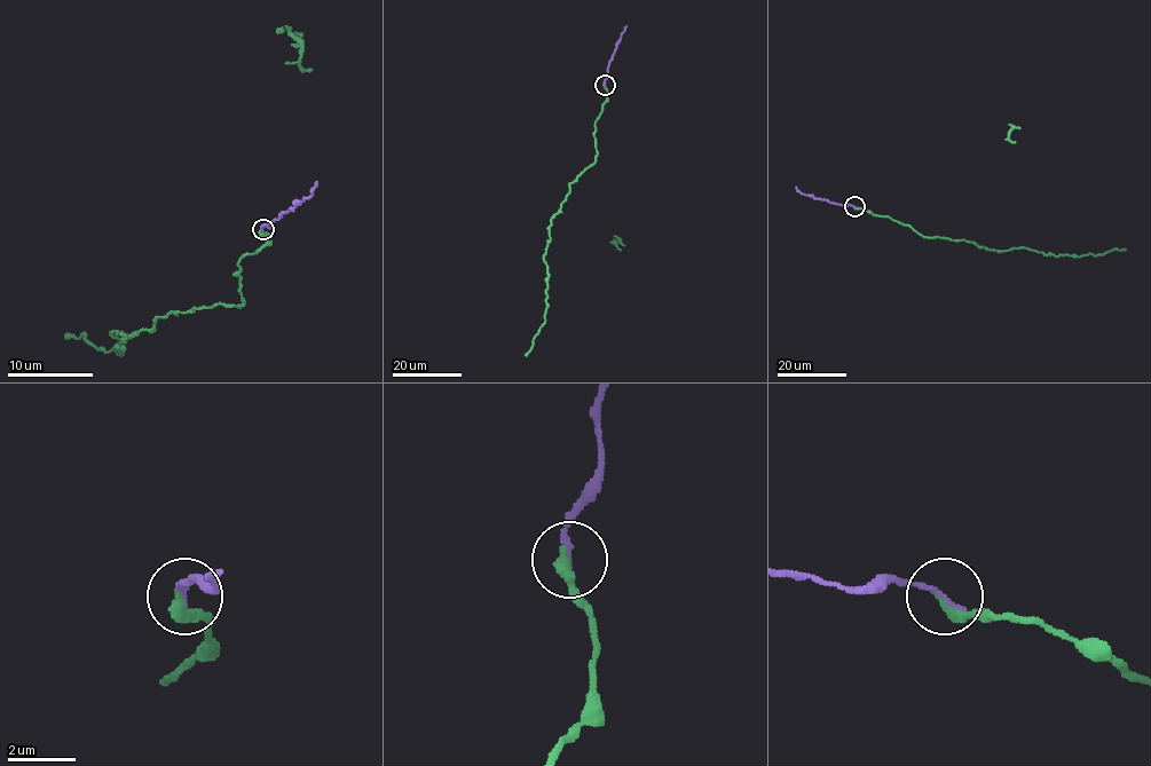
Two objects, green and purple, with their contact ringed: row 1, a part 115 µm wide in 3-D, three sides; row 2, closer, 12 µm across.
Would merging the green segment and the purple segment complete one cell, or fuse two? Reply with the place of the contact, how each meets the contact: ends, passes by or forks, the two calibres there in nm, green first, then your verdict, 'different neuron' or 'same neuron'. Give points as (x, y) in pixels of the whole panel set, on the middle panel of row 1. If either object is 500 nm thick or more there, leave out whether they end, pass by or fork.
(605, 85) | green ends | purple ends | 360/160 nm | same neuron

